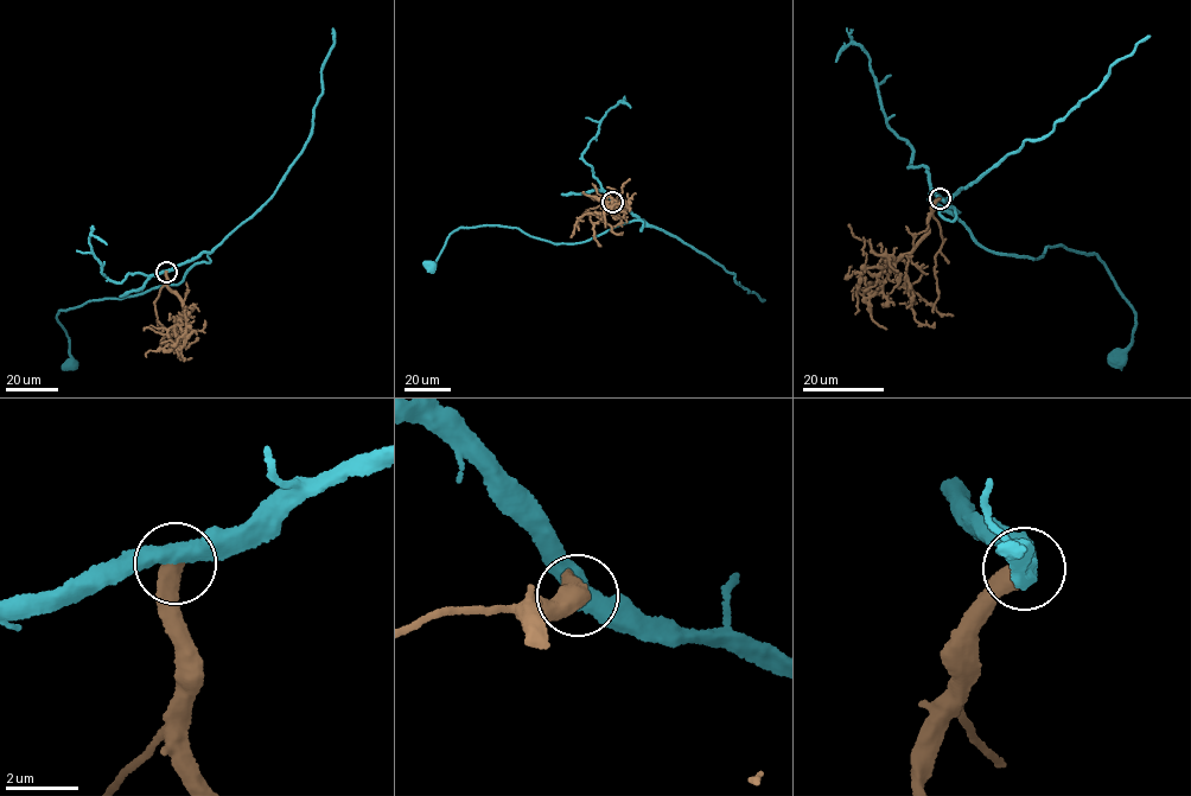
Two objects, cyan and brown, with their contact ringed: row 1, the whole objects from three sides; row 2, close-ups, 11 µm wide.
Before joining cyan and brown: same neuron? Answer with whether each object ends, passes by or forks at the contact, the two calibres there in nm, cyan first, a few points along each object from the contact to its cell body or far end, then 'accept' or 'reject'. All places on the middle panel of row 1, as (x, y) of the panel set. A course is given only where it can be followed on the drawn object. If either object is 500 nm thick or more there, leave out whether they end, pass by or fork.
calibres 480 and 500 nm; course cyan (612, 202), (647, 225), (641, 230), (642, 221), (632, 220), (571, 243), (514, 227), (462, 227), (431, 265); course brown (612, 202), (610, 204), (616, 212), (604, 201), (584, 191); reject

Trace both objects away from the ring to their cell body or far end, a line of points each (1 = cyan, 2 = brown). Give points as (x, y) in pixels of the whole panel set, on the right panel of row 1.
1: (940, 198), (956, 216), (941, 217), (991, 250), (1094, 253), (1134, 314), (1132, 344), (1114, 358)
2: (940, 198), (928, 230), (916, 248), (890, 267), (889, 275), (871, 295), (870, 284), (877, 281), (868, 285)

